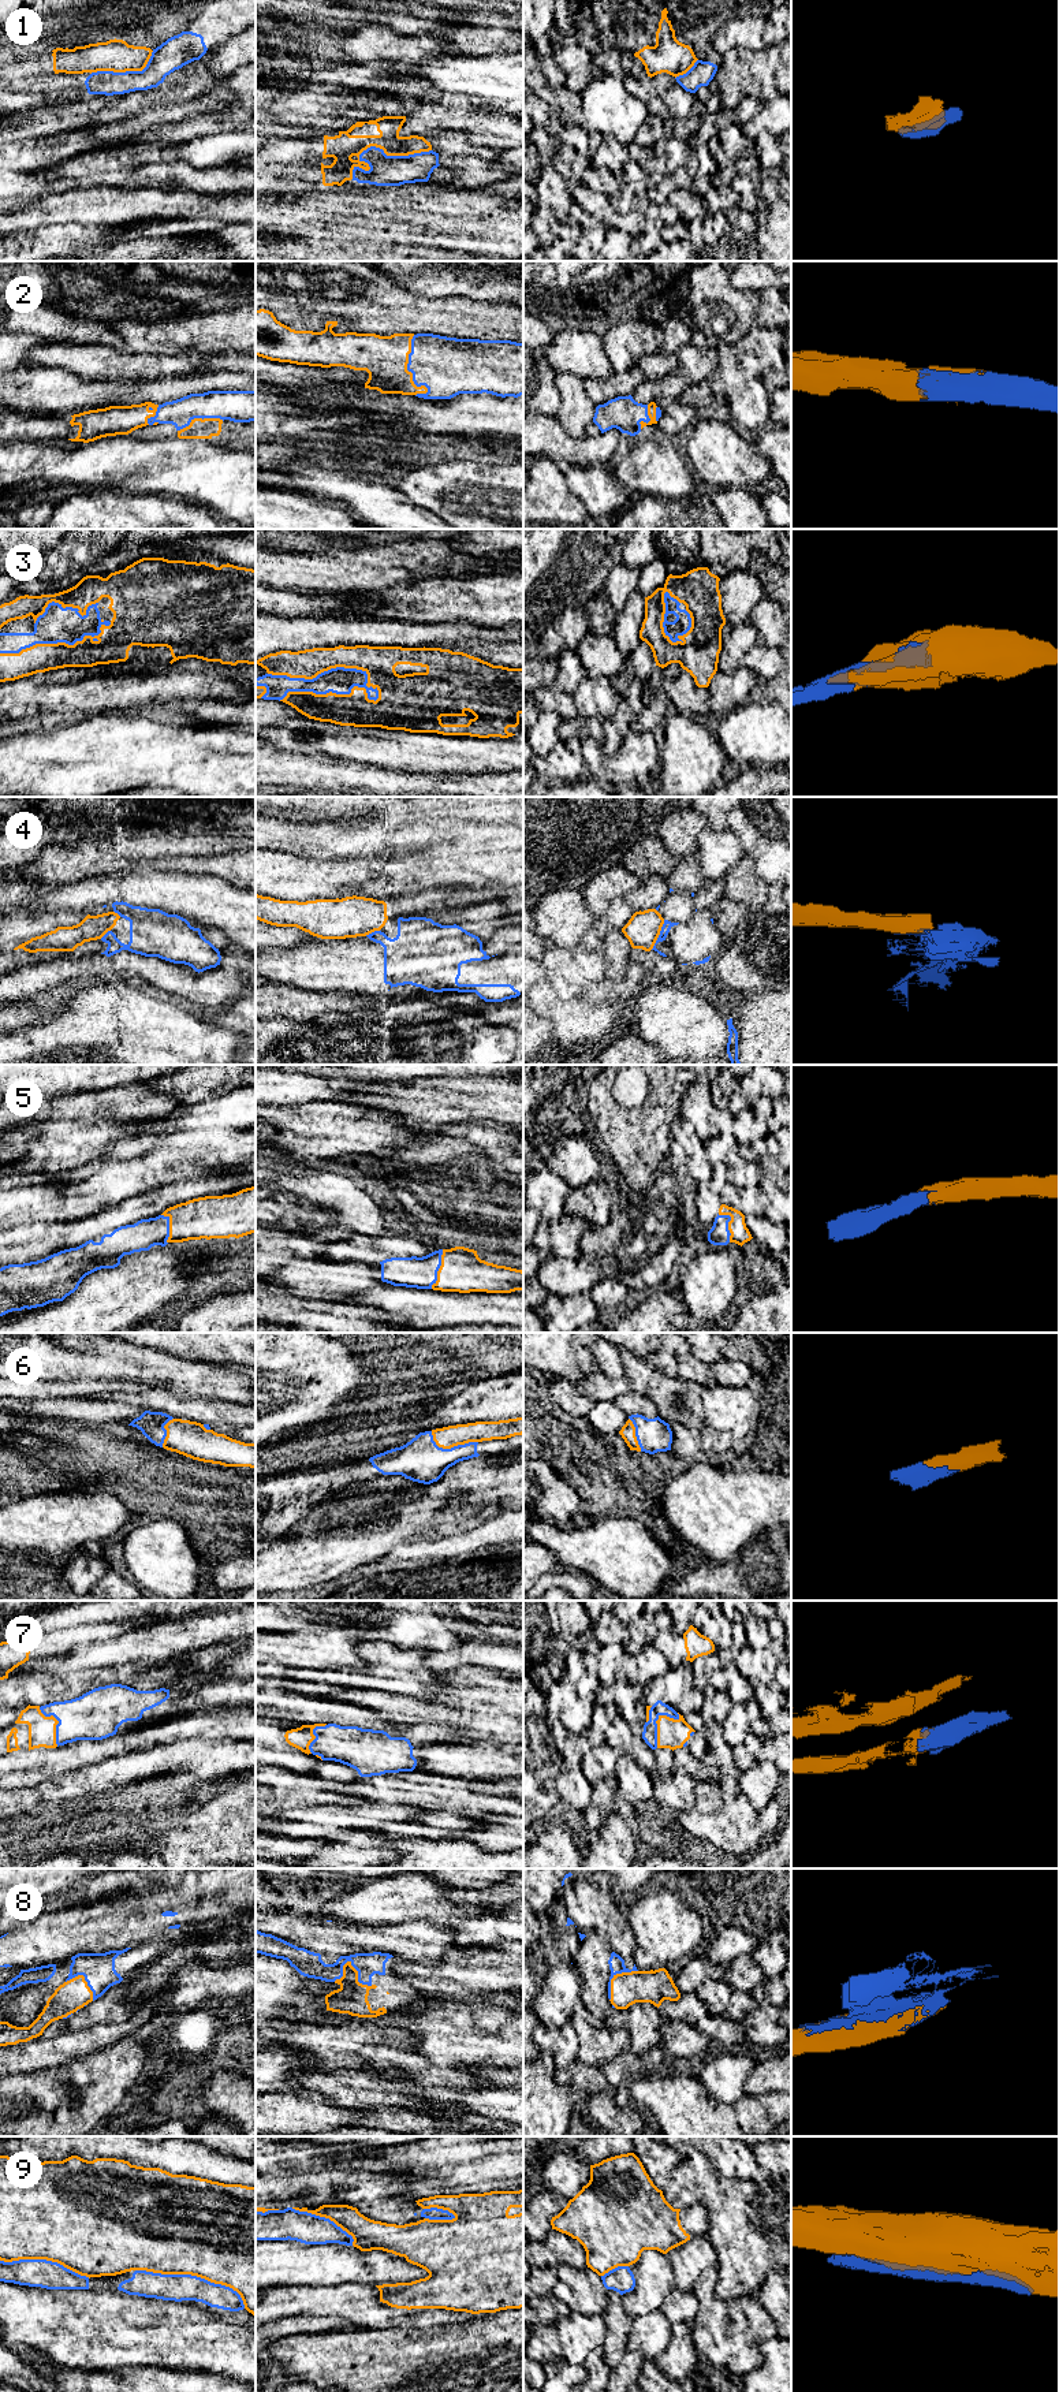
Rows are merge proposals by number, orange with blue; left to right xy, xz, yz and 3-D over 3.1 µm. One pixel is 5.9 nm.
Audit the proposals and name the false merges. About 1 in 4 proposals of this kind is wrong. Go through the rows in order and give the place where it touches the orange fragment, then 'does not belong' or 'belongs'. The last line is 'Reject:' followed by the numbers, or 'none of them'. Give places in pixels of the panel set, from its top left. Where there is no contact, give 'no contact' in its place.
1: meets orange in xz at (375, 145); does not belong
2: meets orange in xz at (410, 372); belongs
3: meets orange in xz at (332, 667); belongs
4: meets orange in yz at (659, 934); does not belong
5: meets orange in xz at (439, 1269); belongs
6: meets orange in xz at (451, 1446); belongs
7: meets orange in yz at (656, 1721); does not belong
8: meets orange in xz at (353, 1967); does not belong
9: meets orange in xy at (194, 2275); does not belong
Reject: 1, 4, 7, 8, 9

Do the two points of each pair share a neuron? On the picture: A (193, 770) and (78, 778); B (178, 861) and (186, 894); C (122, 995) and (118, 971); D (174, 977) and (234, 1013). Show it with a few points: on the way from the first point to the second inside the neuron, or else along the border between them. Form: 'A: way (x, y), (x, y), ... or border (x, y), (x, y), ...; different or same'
A: way (164, 767), (107, 767); same
B: border (181, 871), (212, 876); different
C: border (116, 977), (129, 979); different
D: border (241, 998), (219, 1010); different

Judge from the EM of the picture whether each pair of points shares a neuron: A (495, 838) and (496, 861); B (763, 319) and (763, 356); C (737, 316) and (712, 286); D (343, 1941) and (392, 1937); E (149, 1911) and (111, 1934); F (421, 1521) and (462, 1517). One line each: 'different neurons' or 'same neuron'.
A: different neurons
B: different neurons
C: same neuron
D: same neuron
E: same neuron
F: same neuron

